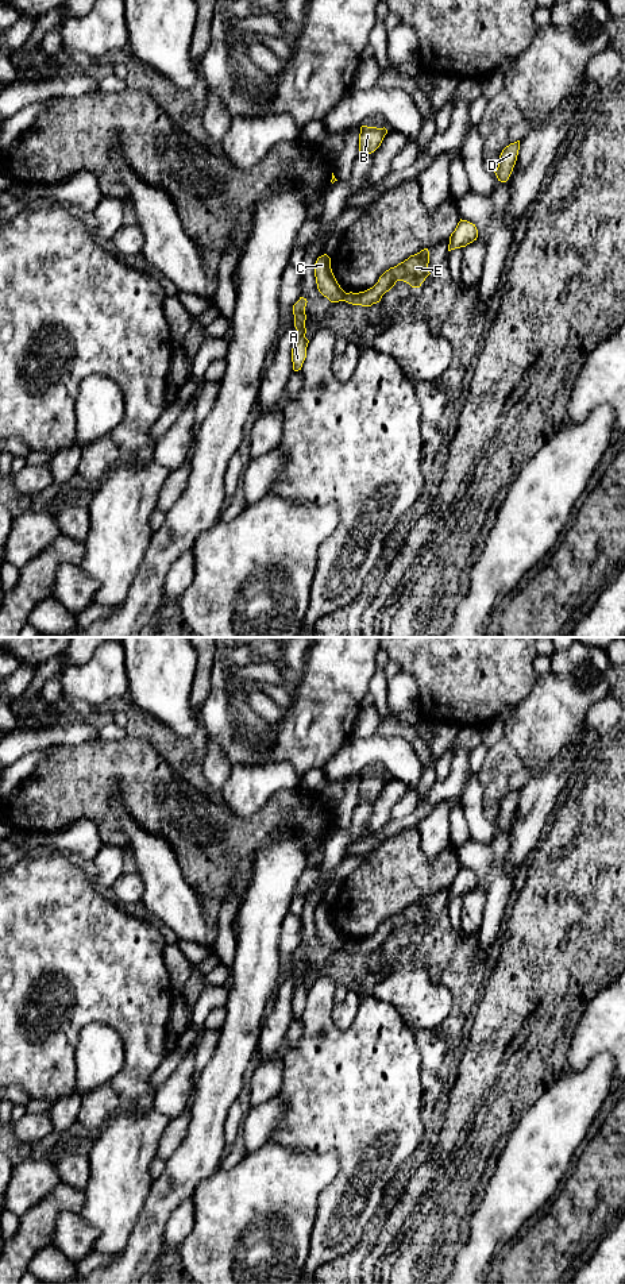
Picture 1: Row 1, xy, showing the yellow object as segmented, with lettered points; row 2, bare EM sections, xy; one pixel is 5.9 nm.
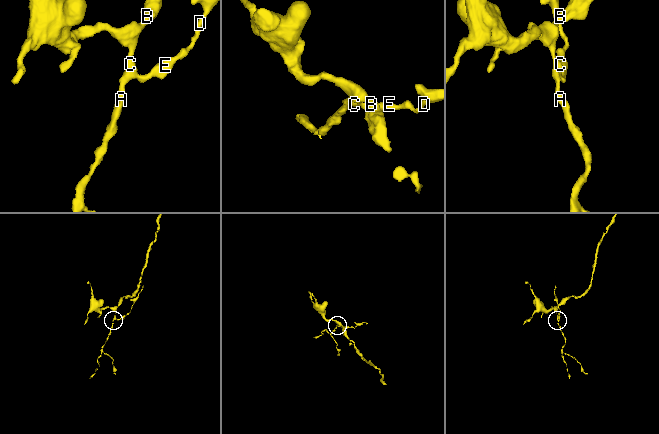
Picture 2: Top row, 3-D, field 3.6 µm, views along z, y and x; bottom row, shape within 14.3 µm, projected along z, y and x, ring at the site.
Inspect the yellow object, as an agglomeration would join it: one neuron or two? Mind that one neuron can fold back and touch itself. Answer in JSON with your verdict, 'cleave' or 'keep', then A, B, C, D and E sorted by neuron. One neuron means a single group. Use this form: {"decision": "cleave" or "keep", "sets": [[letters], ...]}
{"decision": "cleave", "sets": [["A", "B", "C"], ["D", "E"]]}

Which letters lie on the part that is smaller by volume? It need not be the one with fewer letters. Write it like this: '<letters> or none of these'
D, E

